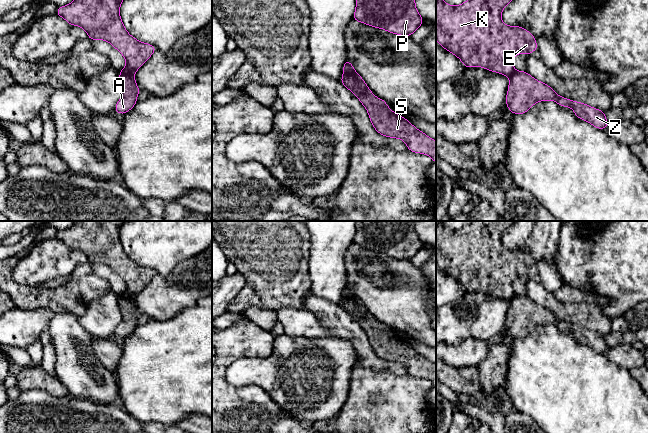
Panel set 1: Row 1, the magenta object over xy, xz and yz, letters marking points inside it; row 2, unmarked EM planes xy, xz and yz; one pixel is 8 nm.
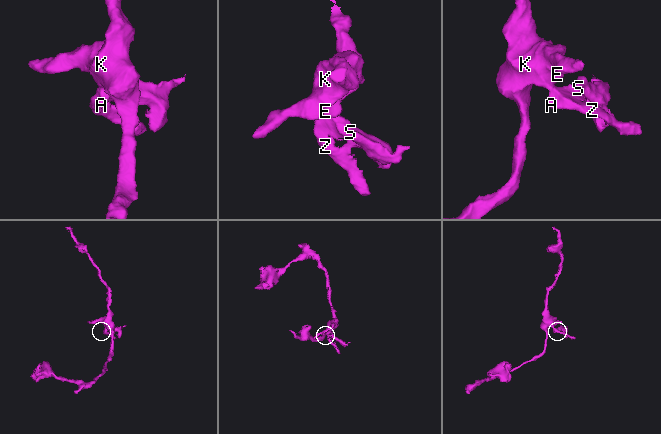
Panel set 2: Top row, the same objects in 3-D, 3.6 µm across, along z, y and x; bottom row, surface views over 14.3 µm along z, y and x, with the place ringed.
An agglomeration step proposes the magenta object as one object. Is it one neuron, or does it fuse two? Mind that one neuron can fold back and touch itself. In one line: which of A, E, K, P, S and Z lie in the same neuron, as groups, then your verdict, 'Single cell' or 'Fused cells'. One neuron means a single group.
Groups: A S Z / E K P. Fused cells

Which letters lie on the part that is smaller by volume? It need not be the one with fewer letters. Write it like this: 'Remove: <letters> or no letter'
Remove: A, S, Z

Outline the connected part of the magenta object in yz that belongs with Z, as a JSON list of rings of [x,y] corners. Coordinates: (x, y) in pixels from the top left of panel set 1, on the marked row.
[[[515,71],[512,74],[505,100],[511,114],[525,114],[538,101],[547,100],[572,108],[577,118],[589,122],[597,129],[604,130],[609,125],[605,112],[557,95],[549,85],[534,79],[526,71]]]

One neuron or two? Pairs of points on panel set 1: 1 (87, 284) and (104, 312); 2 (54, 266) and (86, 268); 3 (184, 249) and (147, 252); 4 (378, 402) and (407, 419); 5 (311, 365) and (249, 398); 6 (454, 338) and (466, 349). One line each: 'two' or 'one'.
1: two
2: two
3: one
4: one
5: two
6: two

